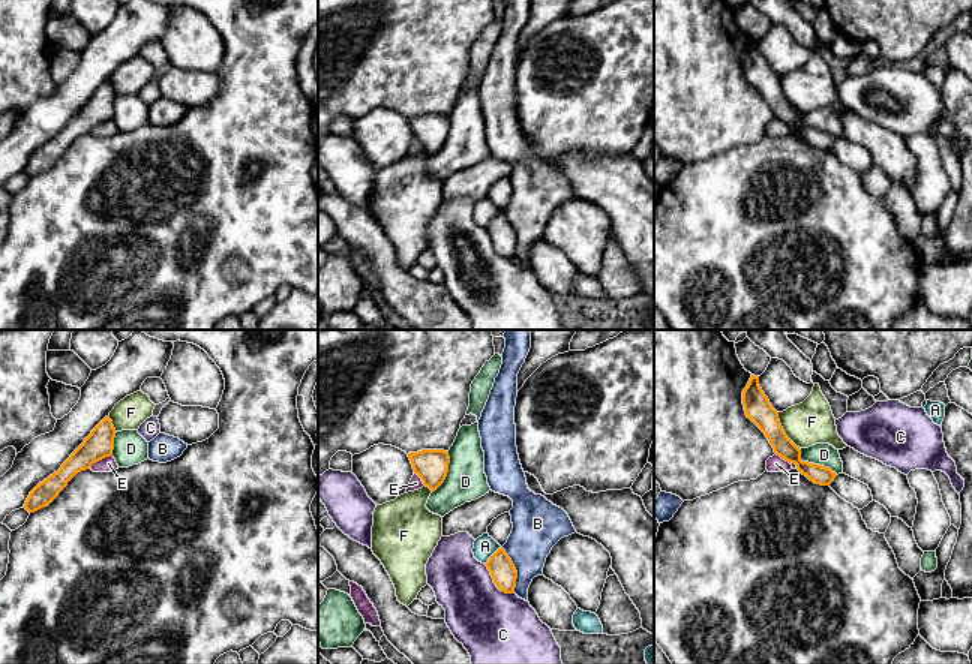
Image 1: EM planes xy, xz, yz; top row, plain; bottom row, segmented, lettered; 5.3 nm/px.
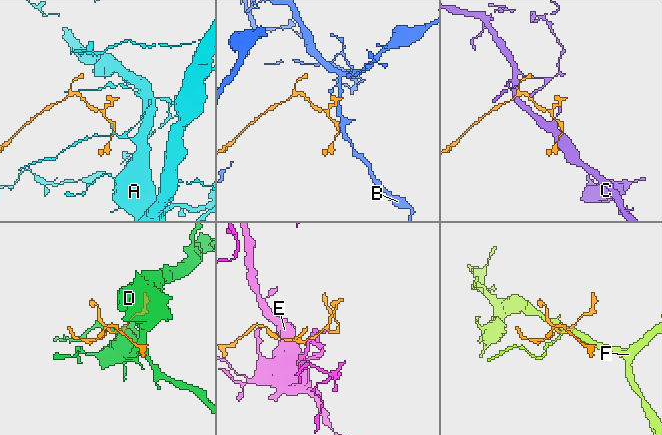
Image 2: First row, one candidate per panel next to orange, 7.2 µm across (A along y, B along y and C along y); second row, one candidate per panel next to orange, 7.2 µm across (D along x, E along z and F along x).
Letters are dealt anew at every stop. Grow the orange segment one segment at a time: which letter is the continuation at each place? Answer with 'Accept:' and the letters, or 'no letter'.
Accept: no letter

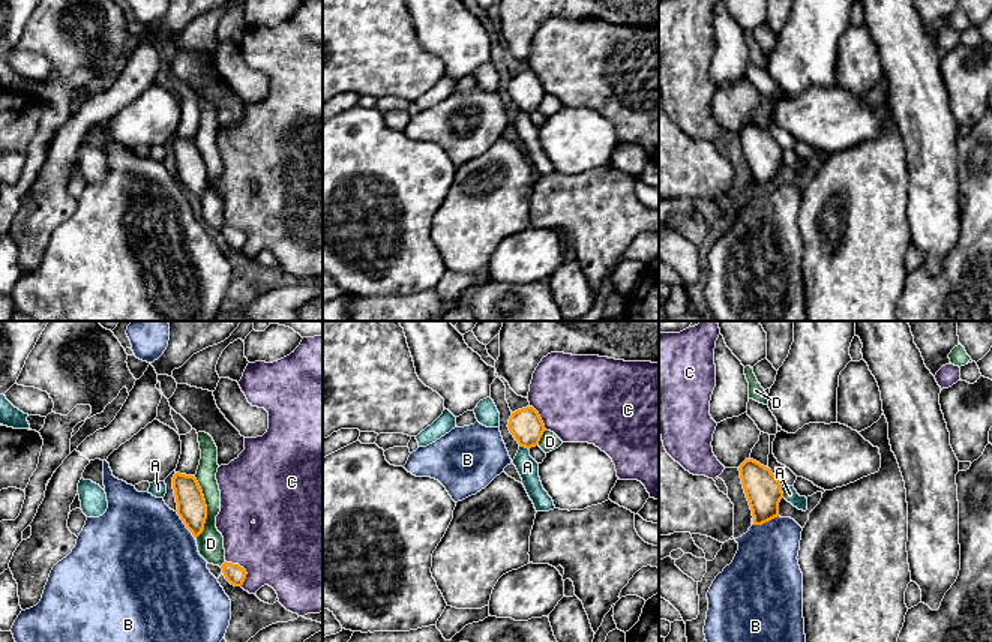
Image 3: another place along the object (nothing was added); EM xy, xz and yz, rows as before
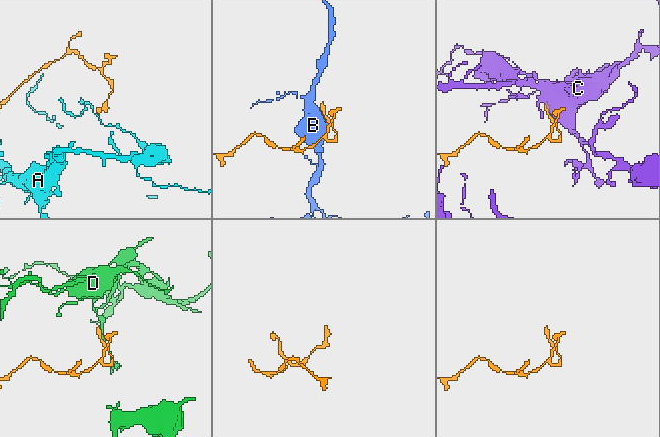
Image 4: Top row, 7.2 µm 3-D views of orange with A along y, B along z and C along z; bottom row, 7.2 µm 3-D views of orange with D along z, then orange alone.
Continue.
Accept: no letter

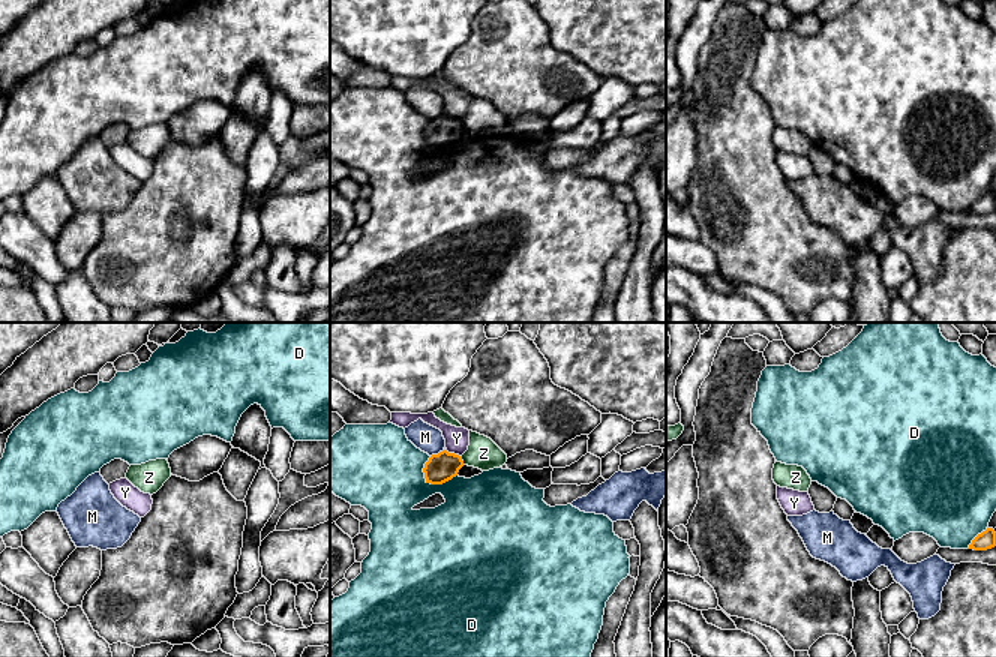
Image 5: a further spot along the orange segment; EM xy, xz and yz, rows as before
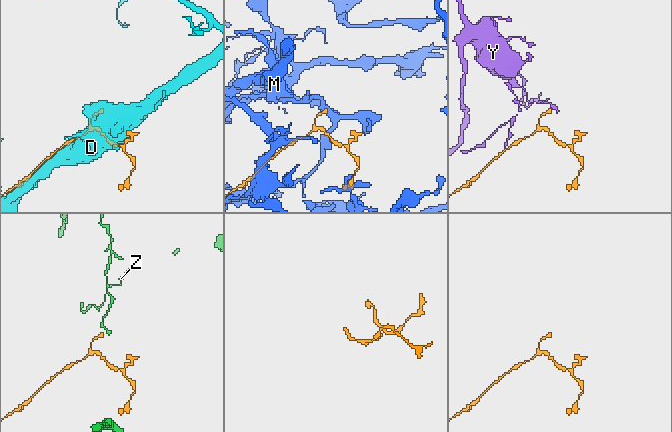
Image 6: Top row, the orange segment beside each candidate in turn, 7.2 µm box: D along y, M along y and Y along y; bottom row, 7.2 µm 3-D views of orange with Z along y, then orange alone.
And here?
Accept: no letter

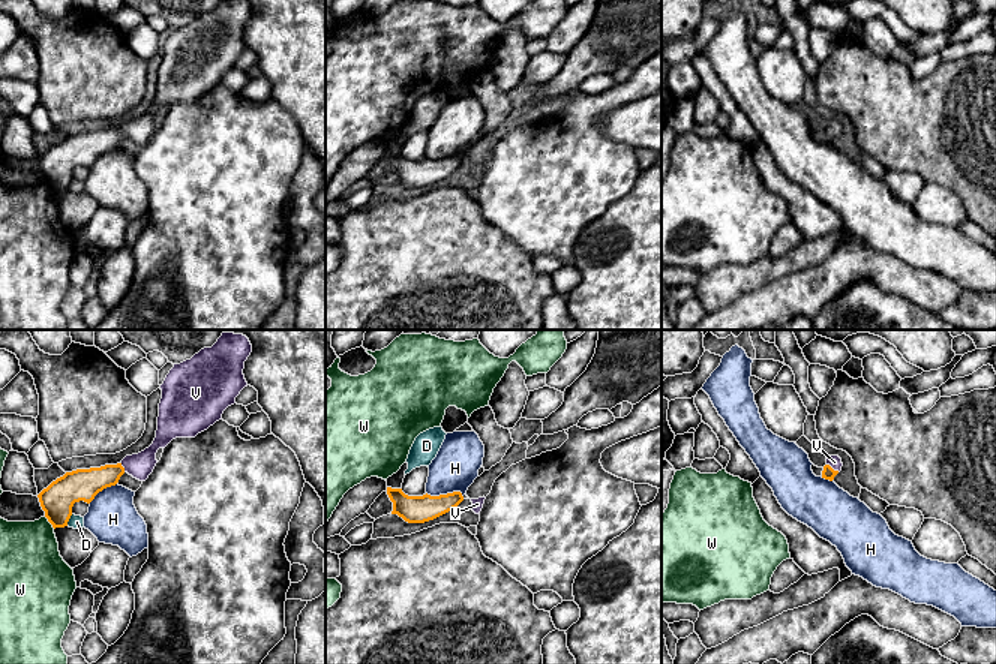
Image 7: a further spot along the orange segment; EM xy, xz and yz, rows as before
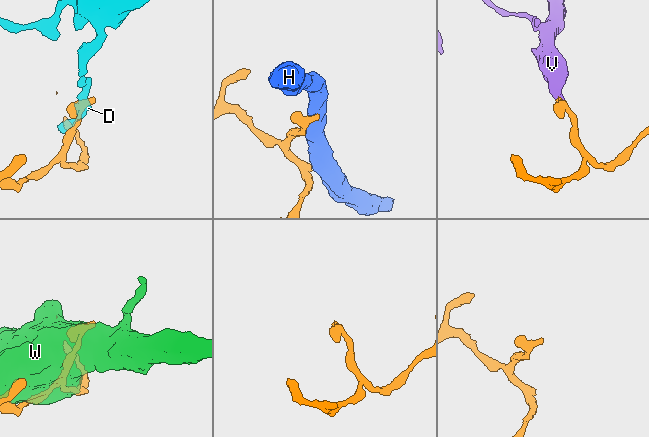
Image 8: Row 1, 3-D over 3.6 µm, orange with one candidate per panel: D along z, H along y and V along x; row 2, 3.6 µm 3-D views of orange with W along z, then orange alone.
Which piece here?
Accept: V

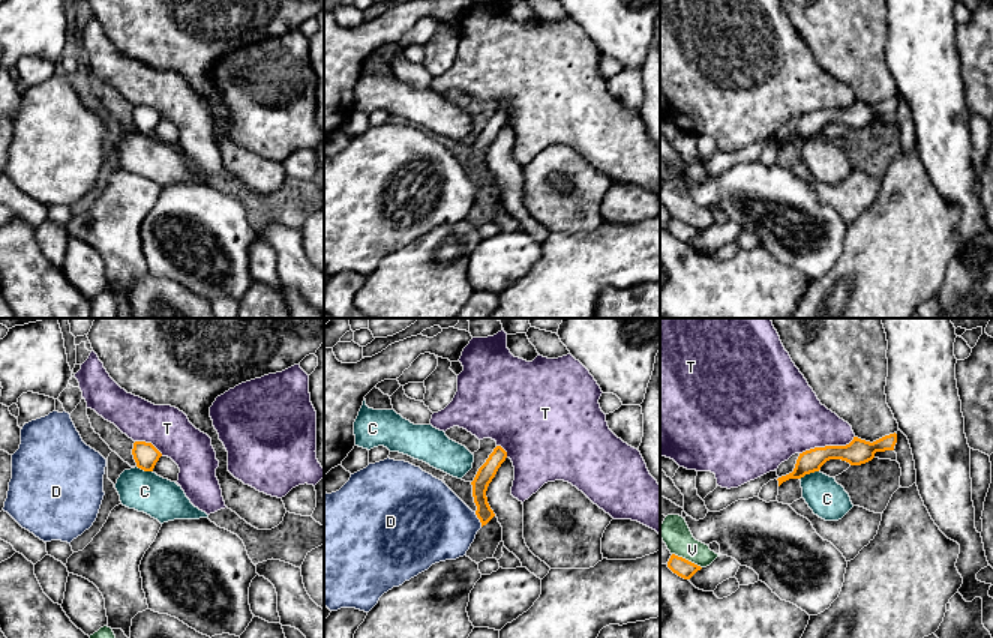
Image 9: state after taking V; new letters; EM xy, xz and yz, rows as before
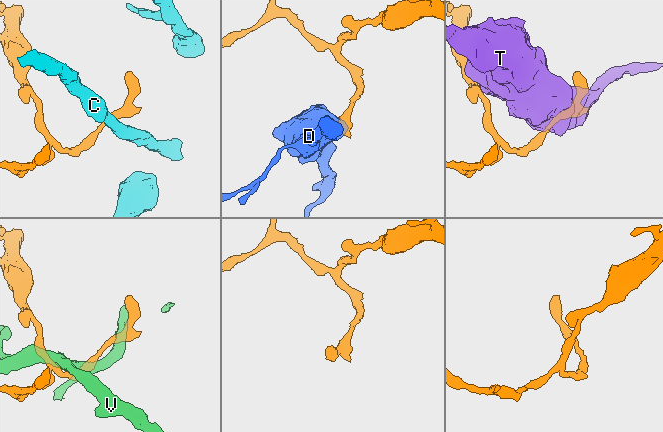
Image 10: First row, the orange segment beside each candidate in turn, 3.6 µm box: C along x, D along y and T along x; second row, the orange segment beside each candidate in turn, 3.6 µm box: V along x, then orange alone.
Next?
Accept: no letter

